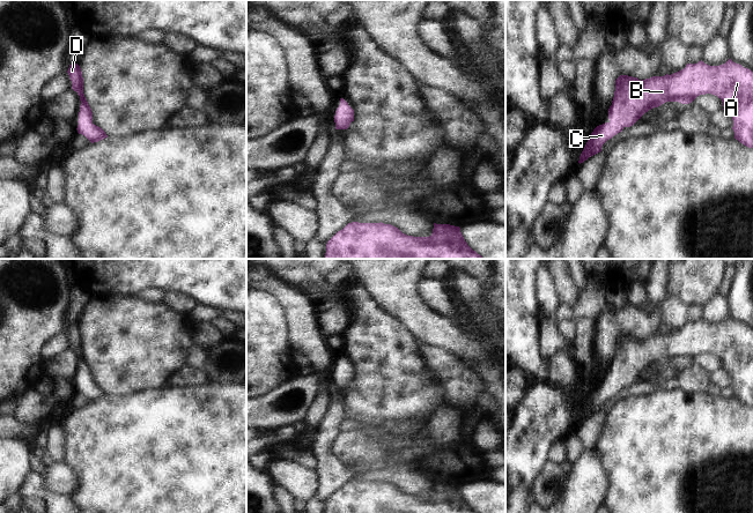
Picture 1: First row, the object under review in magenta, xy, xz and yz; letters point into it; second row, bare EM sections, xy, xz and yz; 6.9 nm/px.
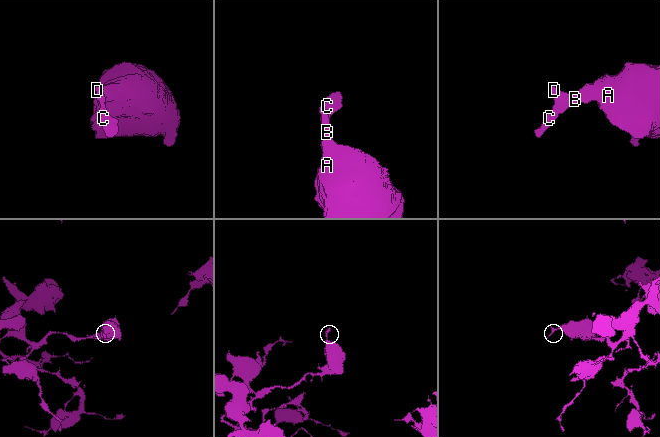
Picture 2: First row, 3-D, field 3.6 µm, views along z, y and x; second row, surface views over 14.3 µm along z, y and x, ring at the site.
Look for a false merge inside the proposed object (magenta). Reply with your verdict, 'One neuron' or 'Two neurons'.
One neuron

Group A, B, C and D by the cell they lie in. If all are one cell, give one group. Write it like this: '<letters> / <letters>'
A B C D

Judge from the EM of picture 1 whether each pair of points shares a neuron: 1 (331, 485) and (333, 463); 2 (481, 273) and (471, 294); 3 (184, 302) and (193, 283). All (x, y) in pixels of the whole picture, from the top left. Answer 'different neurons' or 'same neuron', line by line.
1: same neuron
2: different neurons
3: different neurons

